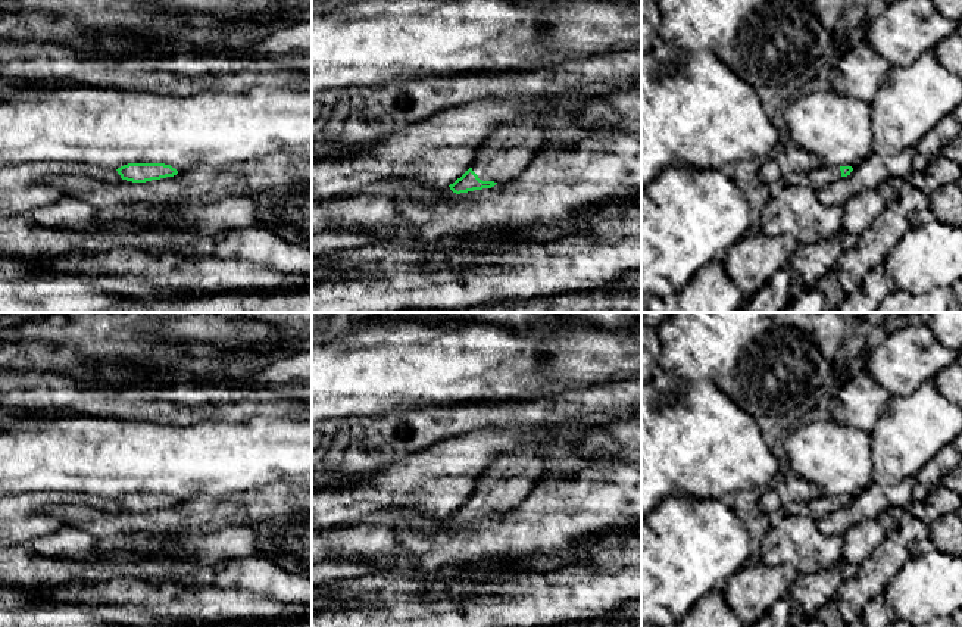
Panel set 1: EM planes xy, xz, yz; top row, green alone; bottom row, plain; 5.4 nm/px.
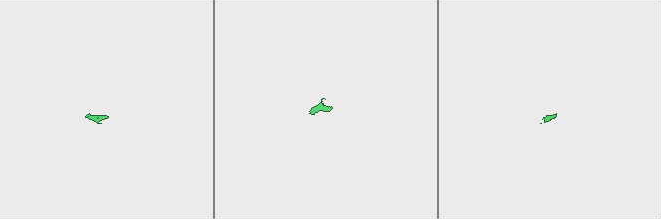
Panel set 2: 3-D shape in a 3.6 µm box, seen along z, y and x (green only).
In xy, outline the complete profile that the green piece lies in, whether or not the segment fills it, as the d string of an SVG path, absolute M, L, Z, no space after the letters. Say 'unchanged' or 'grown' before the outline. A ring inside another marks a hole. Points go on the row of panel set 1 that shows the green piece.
unchanged; M128 163L118 168L116 171L122 180L132 183L146 183L178 174L175 168L165 163Z

